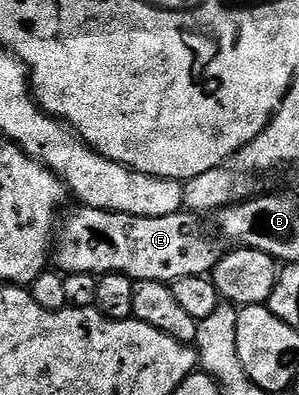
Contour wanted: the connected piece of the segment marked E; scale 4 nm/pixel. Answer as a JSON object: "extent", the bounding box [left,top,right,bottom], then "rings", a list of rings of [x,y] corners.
{"extent":[54,205,222,285],"rings":[[[83,205],[73,208],[68,216],[65,214],[59,220],[54,232],[55,266],[70,275],[90,273],[99,277],[113,271],[128,275],[133,281],[145,279],[171,285],[182,277],[211,276],[222,254],[221,248],[216,248],[217,240],[200,228],[196,220],[199,218],[192,213],[134,217],[130,213],[114,213]]]}

